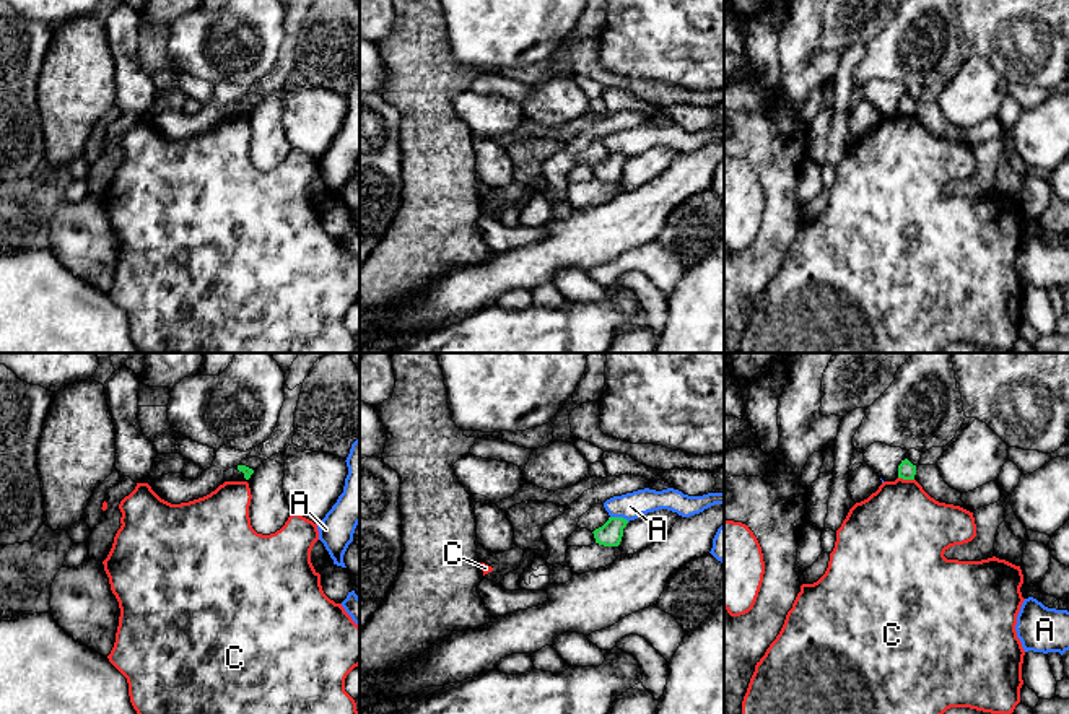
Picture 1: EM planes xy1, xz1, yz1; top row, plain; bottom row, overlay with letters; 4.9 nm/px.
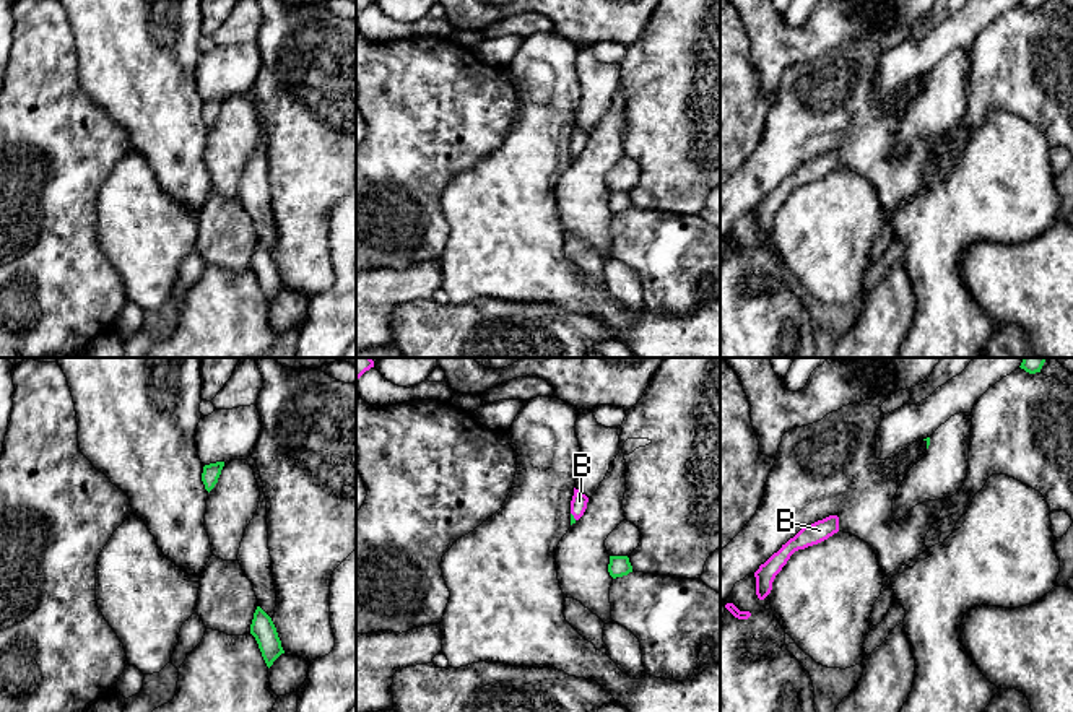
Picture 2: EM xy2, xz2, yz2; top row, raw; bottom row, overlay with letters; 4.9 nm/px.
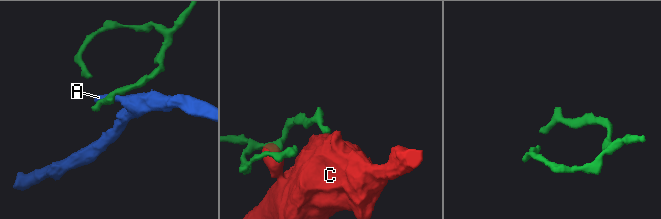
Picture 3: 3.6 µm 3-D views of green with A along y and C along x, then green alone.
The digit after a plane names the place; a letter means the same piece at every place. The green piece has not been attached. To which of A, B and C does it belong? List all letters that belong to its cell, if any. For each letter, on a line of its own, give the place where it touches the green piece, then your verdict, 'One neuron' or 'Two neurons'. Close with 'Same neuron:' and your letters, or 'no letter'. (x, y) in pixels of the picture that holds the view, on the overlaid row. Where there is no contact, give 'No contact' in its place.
A: Touches green at xz1 (620, 518). Two neurons
B: Touches green at xz2 (573, 516). One neuron
C: Touches green at yz1 (907, 478). Two neurons
Same neuron: B

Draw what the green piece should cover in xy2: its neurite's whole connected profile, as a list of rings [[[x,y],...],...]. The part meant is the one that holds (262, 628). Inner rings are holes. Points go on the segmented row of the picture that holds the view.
[[[260,606],[254,613],[250,634],[255,637],[262,657],[270,668],[285,650],[272,618]]]

